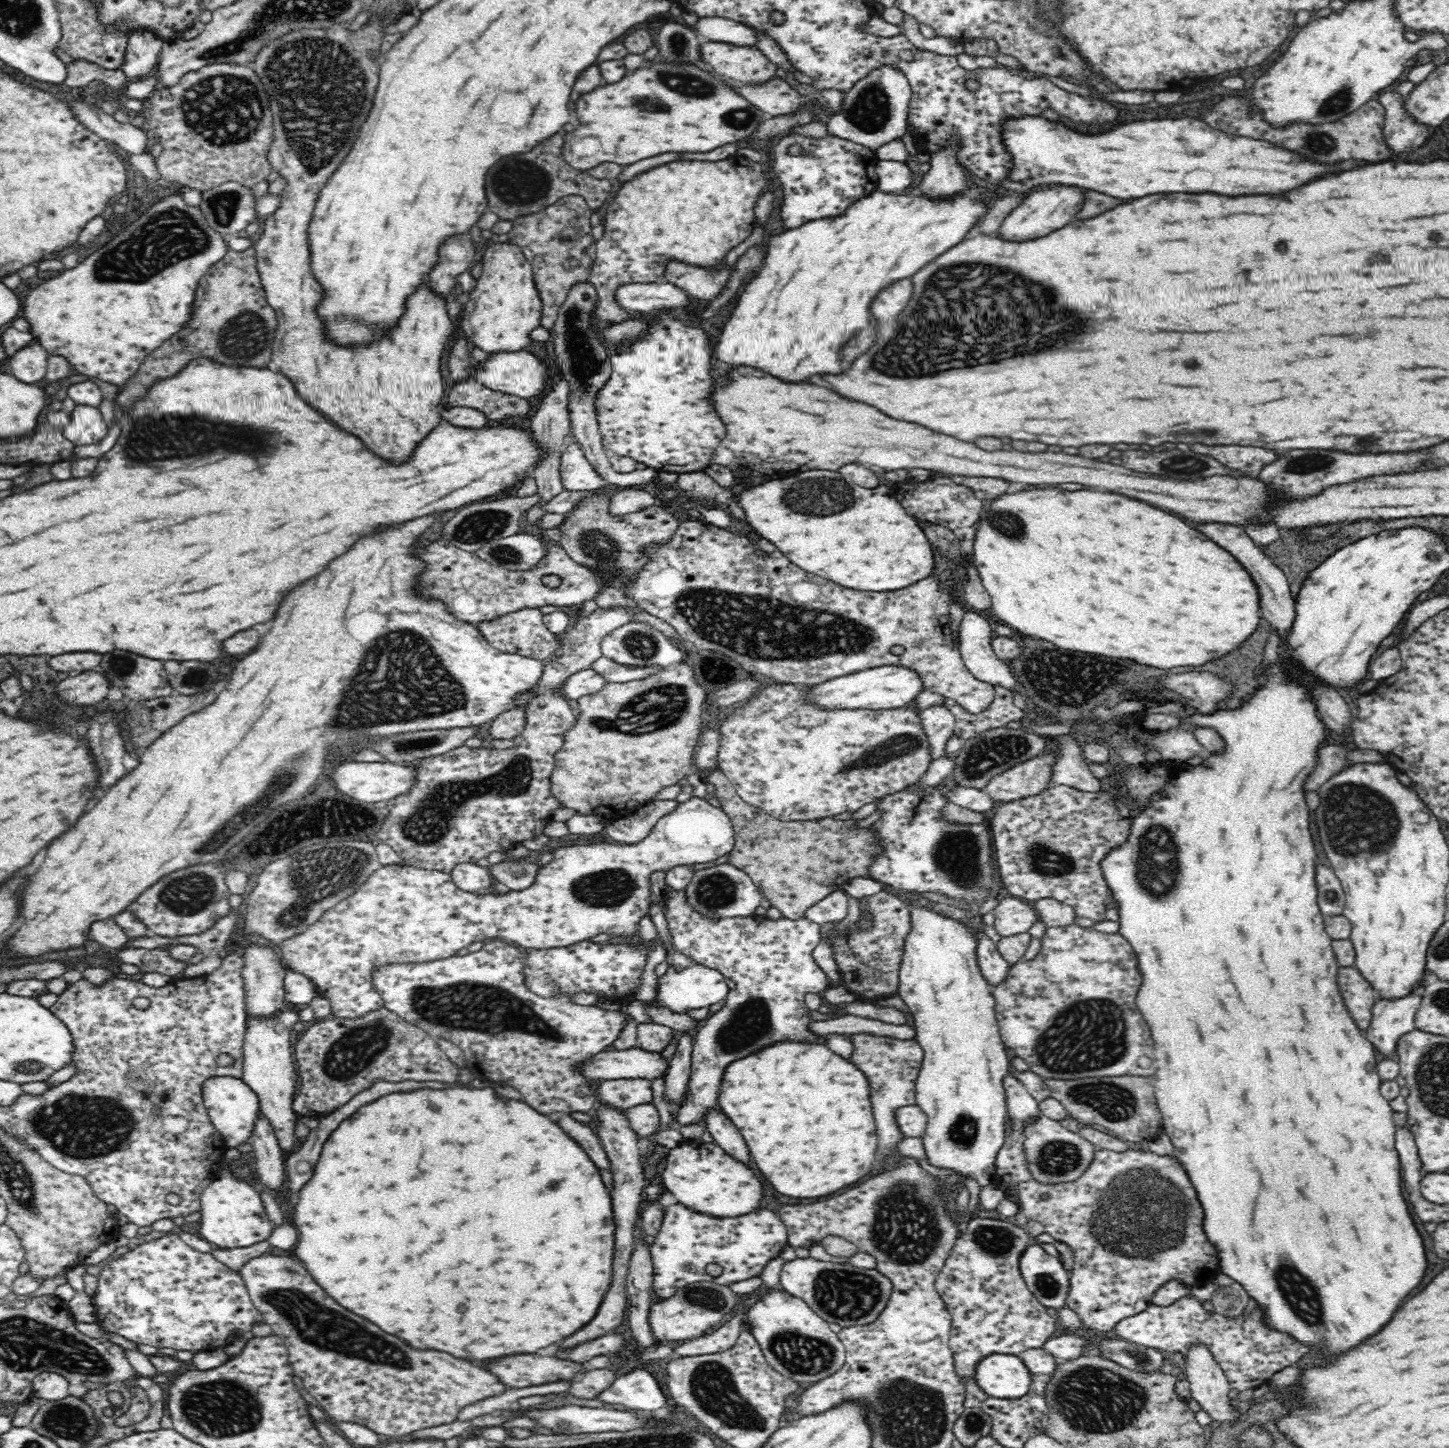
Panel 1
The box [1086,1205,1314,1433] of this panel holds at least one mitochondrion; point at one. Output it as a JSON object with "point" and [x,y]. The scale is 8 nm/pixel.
{"point":[1142,1360]}

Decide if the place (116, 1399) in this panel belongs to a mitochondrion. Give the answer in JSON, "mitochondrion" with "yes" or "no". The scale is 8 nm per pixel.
{"mitochondrion":"yes"}

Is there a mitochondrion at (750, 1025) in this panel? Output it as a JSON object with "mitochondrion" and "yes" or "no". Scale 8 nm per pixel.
{"mitochondrion":"yes"}

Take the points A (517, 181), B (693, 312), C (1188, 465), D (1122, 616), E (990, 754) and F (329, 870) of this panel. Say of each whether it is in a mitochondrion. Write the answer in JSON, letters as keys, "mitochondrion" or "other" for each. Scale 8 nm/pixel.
{"A":"mitochondrion","B":"other","C":"mitochondrion","D":"other","E":"mitochondrion","F":"mitochondrion"}

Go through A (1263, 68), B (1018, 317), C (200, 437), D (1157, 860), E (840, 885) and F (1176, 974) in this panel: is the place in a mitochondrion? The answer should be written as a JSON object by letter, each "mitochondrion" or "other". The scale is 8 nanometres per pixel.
{"A":"other","B":"mitochondrion","C":"mitochondrion","D":"mitochondrion","E":"other","F":"other"}

